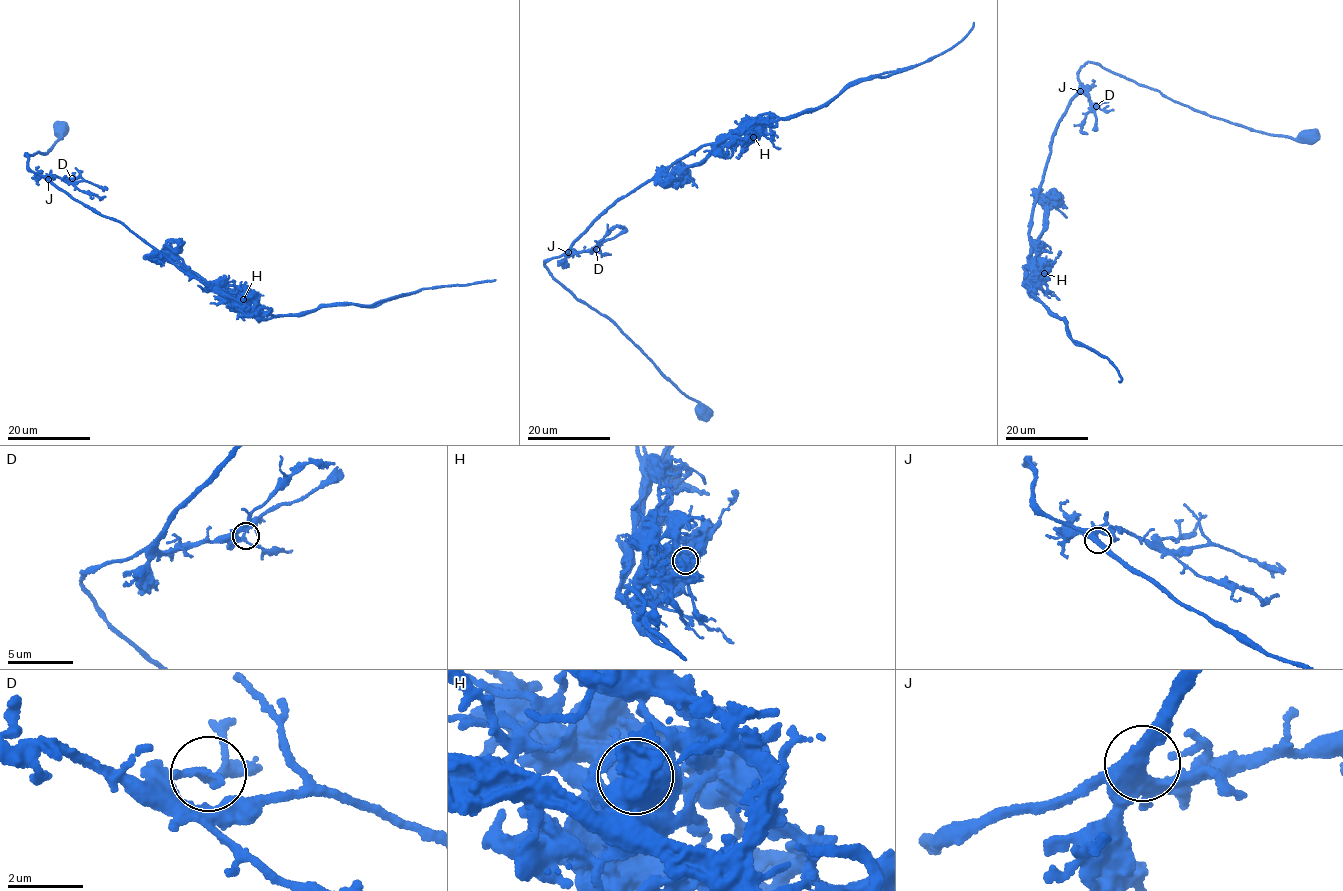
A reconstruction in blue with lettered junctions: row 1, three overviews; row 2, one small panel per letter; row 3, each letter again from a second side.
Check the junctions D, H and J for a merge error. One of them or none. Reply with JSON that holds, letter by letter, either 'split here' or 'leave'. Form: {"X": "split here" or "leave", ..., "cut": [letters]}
{"D": "leave", "H": "split here", "J": "leave", "cut": ["H"]}

